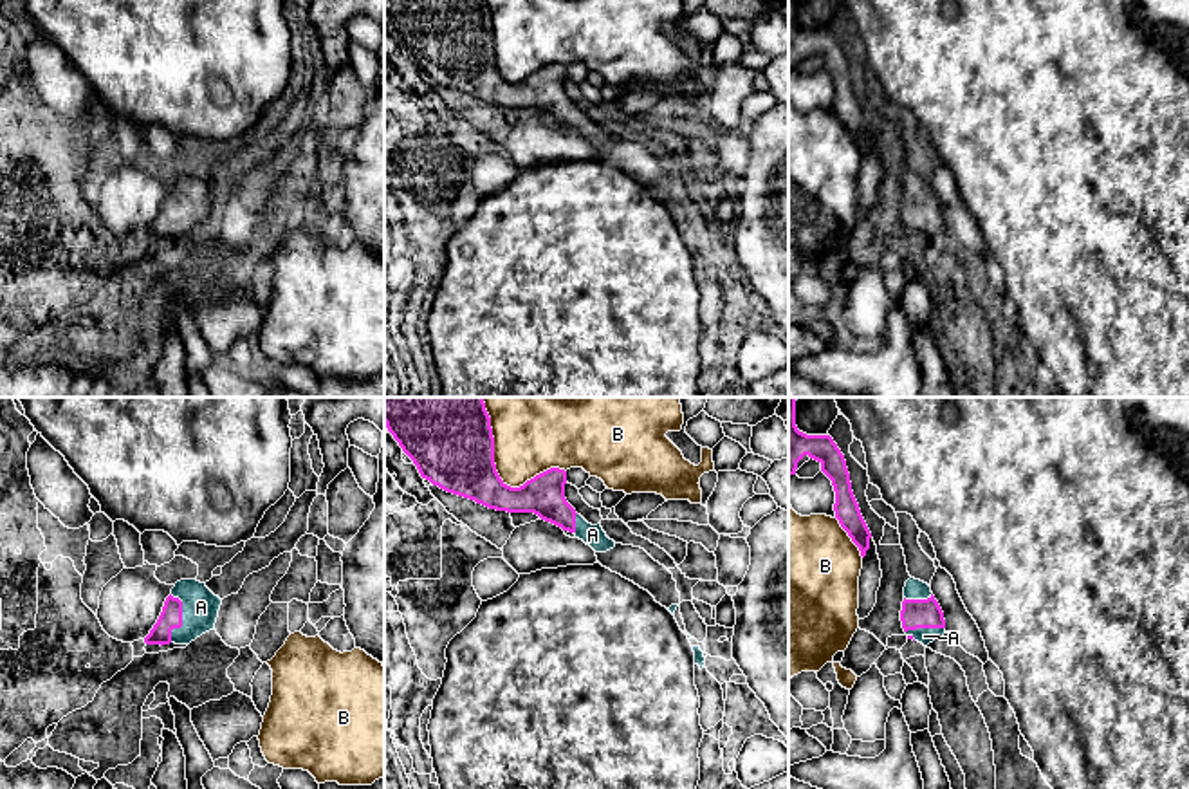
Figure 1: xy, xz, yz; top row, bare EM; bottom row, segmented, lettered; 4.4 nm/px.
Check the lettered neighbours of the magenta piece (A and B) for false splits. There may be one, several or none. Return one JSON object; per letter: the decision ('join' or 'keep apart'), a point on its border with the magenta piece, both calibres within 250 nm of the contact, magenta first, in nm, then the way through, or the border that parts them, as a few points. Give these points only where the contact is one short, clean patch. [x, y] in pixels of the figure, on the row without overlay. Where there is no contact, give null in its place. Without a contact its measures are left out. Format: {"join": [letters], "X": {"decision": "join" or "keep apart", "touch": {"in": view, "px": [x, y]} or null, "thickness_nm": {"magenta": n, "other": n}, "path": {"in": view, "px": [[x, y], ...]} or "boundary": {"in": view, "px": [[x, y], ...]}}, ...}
{"join": ["A"], "A": {"decision": "join", "touch": {"in": "xy", "px": [181, 215]}, "thickness_nm": {"magenta": 100, "other": 160}, "path": {"in": "xy", "px": [[170, 213], [181, 215], [192, 204], [201, 203]]}}, "B": {"decision": "keep apart", "touch": {"in": "xz", "px": [497, 69]}, "thickness_nm": {"magenta": 360, "other": 320}}}

